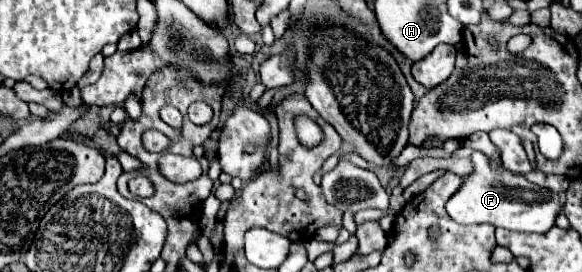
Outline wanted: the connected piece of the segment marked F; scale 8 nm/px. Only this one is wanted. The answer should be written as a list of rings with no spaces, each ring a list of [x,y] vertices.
[[[473,151],[471,161],[475,165],[475,173],[467,175],[461,189],[447,201],[447,213],[455,223],[489,223],[493,227],[525,233],[547,233],[555,225],[557,215],[563,211],[559,193],[529,183],[523,175],[515,175],[507,169],[493,171],[487,157],[479,151]]]

